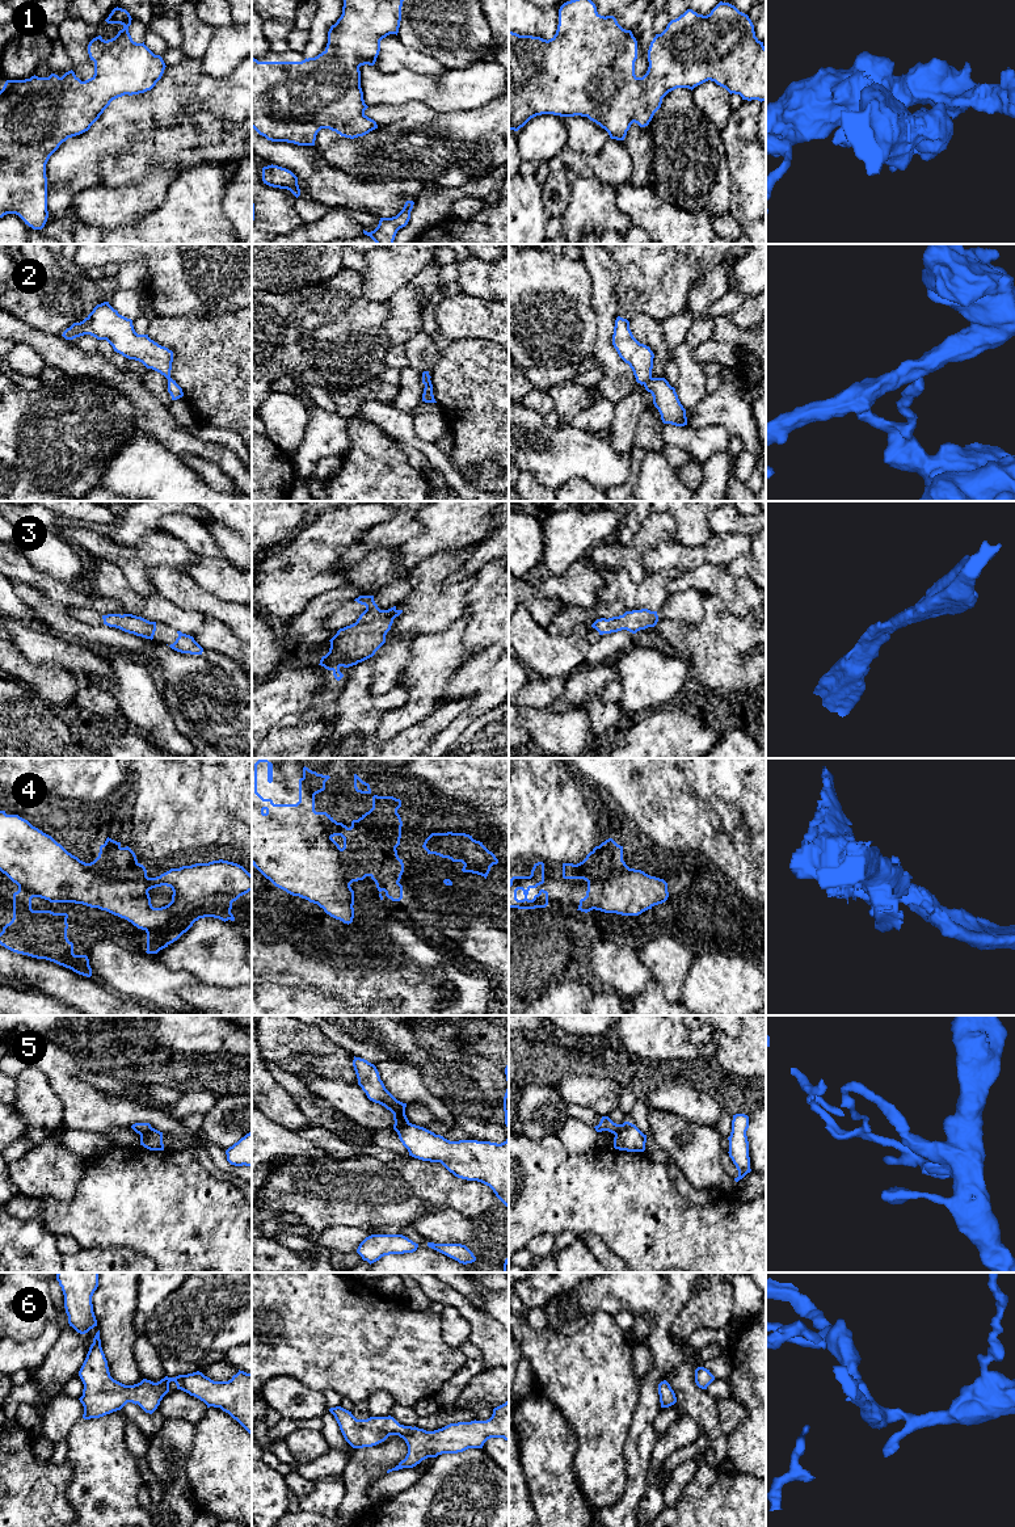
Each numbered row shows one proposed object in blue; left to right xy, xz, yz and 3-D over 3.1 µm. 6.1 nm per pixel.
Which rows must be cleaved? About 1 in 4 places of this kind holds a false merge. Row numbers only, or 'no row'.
2, 5

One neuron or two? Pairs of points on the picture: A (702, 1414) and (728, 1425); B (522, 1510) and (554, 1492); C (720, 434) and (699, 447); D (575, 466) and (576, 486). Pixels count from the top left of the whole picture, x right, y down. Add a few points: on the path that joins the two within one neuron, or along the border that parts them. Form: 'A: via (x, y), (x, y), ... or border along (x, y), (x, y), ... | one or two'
A: border along (715, 1401), (720, 1427), (727, 1435) | two
B: border along (525, 1473), (530, 1500), (537, 1513) | two
C: via (715, 438), (704, 442) | one
D: border along (557, 487), (572, 478), (584, 478), (596, 487) | two

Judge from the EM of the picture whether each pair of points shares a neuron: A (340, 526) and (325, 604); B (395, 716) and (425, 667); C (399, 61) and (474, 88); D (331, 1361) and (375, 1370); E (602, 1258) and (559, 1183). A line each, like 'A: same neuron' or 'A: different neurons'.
A: different neurons
B: same neuron
C: different neurons
D: same neuron
E: different neurons

